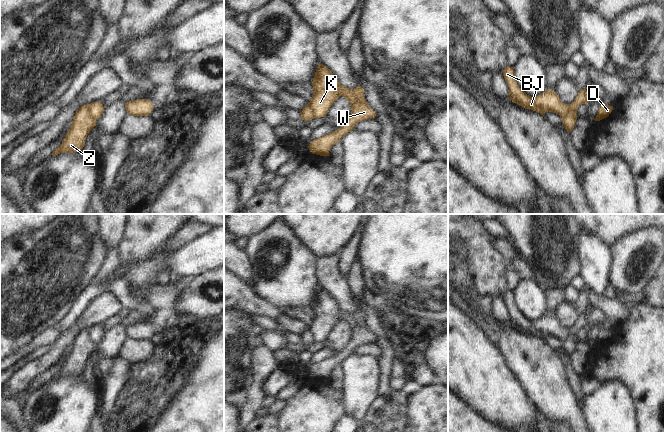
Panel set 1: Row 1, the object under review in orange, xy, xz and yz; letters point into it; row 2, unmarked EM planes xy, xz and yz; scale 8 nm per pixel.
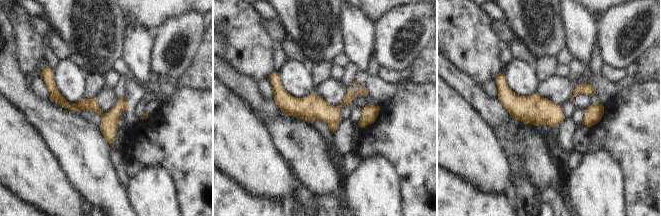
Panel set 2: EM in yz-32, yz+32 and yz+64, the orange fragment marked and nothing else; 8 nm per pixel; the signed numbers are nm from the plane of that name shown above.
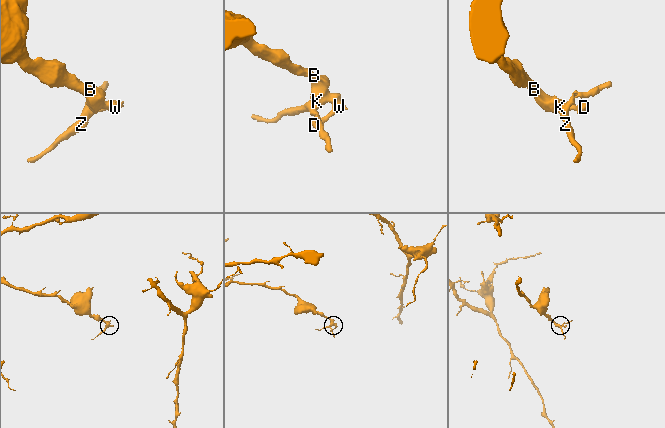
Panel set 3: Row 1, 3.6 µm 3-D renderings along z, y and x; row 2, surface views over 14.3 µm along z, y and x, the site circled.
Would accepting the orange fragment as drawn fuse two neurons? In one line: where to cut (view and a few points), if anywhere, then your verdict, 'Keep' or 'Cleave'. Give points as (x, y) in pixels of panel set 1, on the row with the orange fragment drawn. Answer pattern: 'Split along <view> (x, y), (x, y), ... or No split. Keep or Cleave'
Split along xy (88, 104), (88, 113), (95, 120). Cleave

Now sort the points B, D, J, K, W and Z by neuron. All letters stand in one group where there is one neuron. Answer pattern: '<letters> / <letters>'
B D J K W / Z

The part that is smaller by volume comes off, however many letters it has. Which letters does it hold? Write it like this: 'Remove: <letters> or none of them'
Remove: Z

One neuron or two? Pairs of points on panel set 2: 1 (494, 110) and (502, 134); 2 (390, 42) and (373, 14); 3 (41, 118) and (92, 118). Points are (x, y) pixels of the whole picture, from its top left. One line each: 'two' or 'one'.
1: two
2: two
3: two

